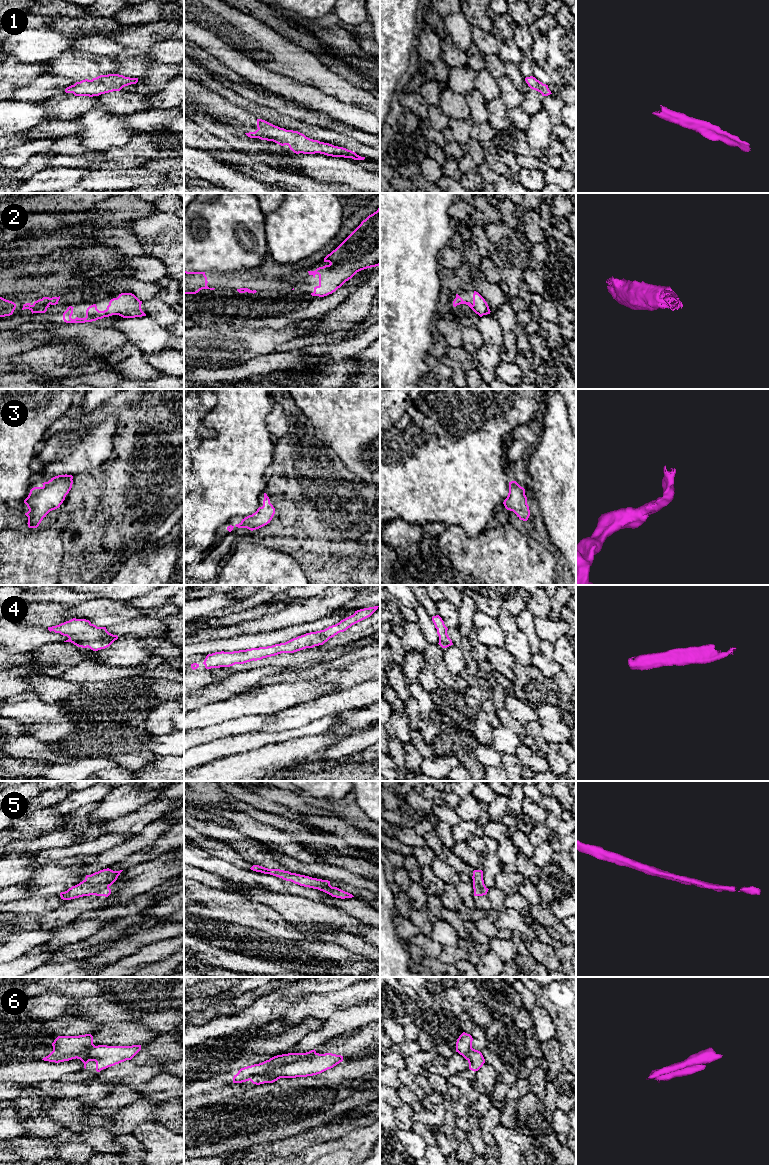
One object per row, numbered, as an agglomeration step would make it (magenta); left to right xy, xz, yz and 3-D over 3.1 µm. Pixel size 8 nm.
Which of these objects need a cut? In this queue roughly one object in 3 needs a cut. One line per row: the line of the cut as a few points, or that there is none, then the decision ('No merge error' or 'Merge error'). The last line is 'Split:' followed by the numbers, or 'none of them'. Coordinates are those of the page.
1: No split. No merge error
2: No split. No merge error
3: No split. No merge error
4: No split. No merge error
5: No split. No merge error
6: Split along xz (316, 1053), (276, 1067), (260, 1076), (254, 1076), (250, 1080). Merge error
Split: 6

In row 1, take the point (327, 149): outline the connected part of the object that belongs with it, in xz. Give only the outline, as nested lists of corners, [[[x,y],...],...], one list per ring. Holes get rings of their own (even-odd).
[[[257,119],[257,128],[255,132],[245,134],[250,138],[273,141],[281,146],[288,145],[290,150],[296,154],[320,153],[332,157],[352,158],[354,160],[365,159],[365,157],[361,157],[346,148],[310,139],[298,131],[280,128],[262,119]]]

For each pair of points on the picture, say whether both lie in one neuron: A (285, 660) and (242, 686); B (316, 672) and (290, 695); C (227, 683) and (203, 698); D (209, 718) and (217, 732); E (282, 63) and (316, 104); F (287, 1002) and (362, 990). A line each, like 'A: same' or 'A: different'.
A: different
B: different
C: same
D: different
E: different
F: different

